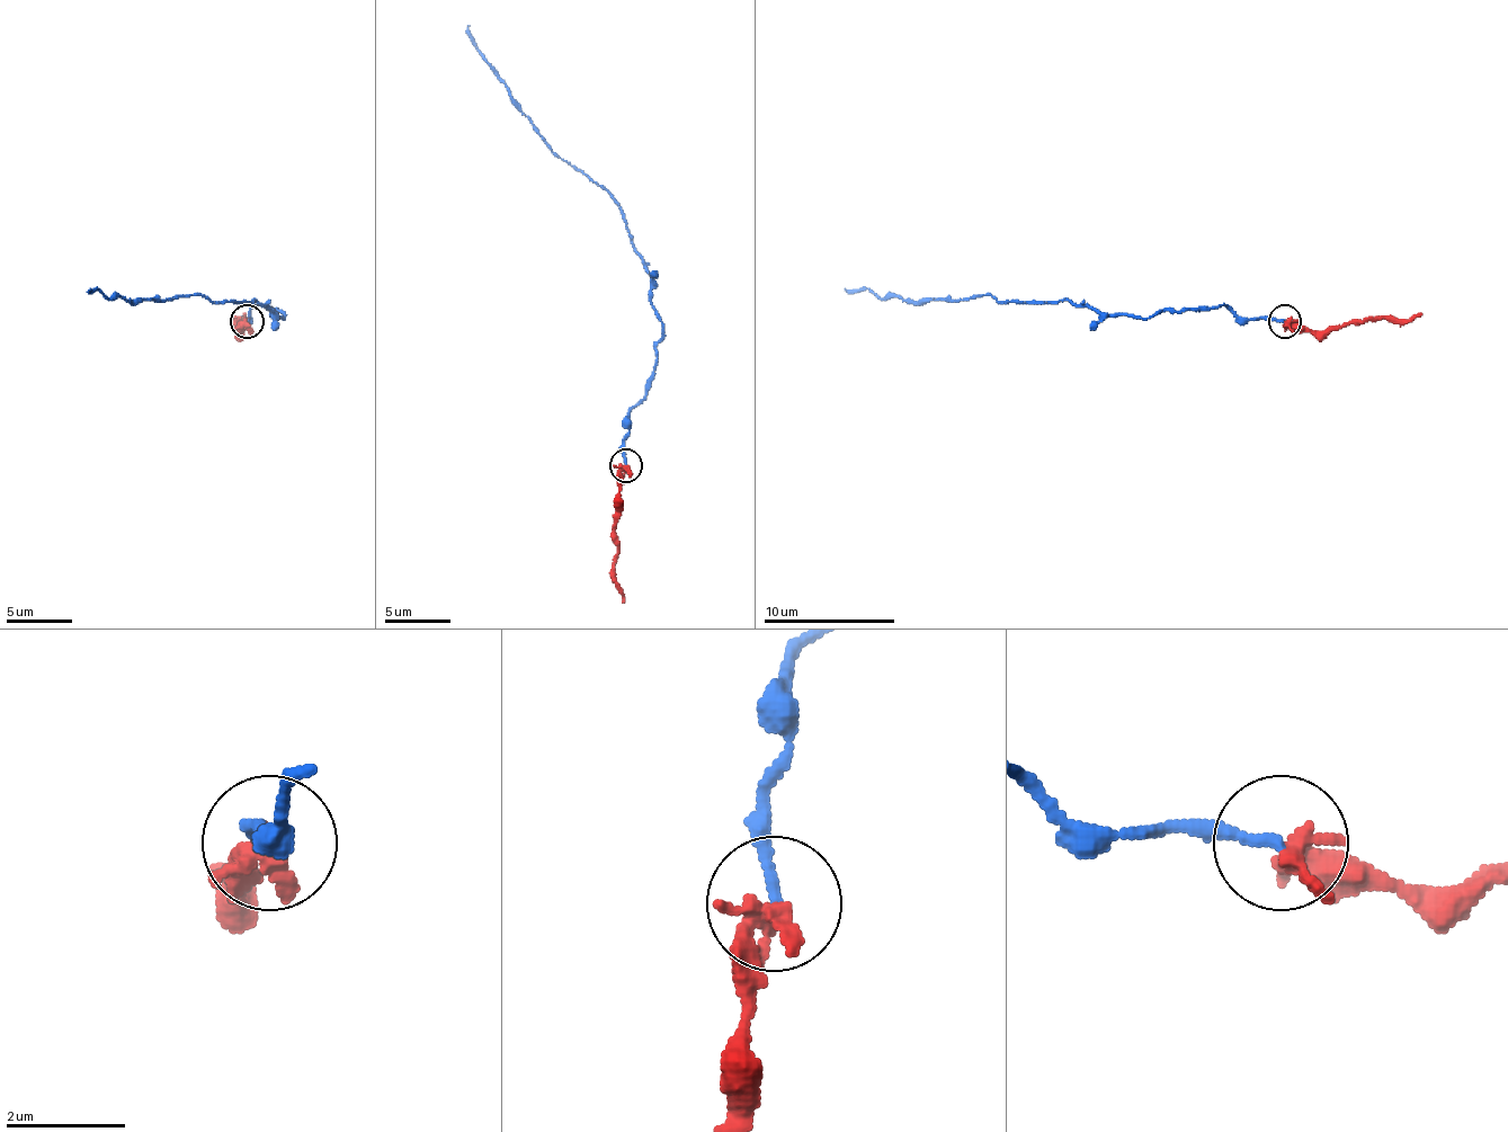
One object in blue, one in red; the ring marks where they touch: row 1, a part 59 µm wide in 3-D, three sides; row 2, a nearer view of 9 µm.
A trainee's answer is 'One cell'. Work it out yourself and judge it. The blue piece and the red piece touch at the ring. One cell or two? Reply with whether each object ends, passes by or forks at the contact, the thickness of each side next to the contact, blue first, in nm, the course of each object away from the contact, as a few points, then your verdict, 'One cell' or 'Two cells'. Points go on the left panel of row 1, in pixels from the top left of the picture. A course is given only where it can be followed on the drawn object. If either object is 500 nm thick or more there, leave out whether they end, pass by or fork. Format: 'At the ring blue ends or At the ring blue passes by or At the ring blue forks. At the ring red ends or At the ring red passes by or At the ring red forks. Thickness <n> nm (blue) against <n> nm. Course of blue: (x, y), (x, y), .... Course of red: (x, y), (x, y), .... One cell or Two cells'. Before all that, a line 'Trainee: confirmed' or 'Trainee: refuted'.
Trainee: refuted
At the ring blue ends. At the ring red ends. Thickness 180 nm (blue) against 400 nm. Course of blue: (248, 320), (257, 304), (284, 314), (270, 314), (257, 301), (188, 294), (159, 301), (106, 297), (89, 287). Course of red: (244, 320), (238, 330), (234, 317), (238, 320), (244, 314). Two cells

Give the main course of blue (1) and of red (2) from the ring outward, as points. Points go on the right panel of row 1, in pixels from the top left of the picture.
1: (1284, 320), (1234, 317), (1221, 304), (1132, 317), (1070, 301), (984, 294), (951, 301), (879, 297), (846, 287)
2: (1284, 320), (1337, 330), (1383, 317), (1409, 320), (1422, 314)

